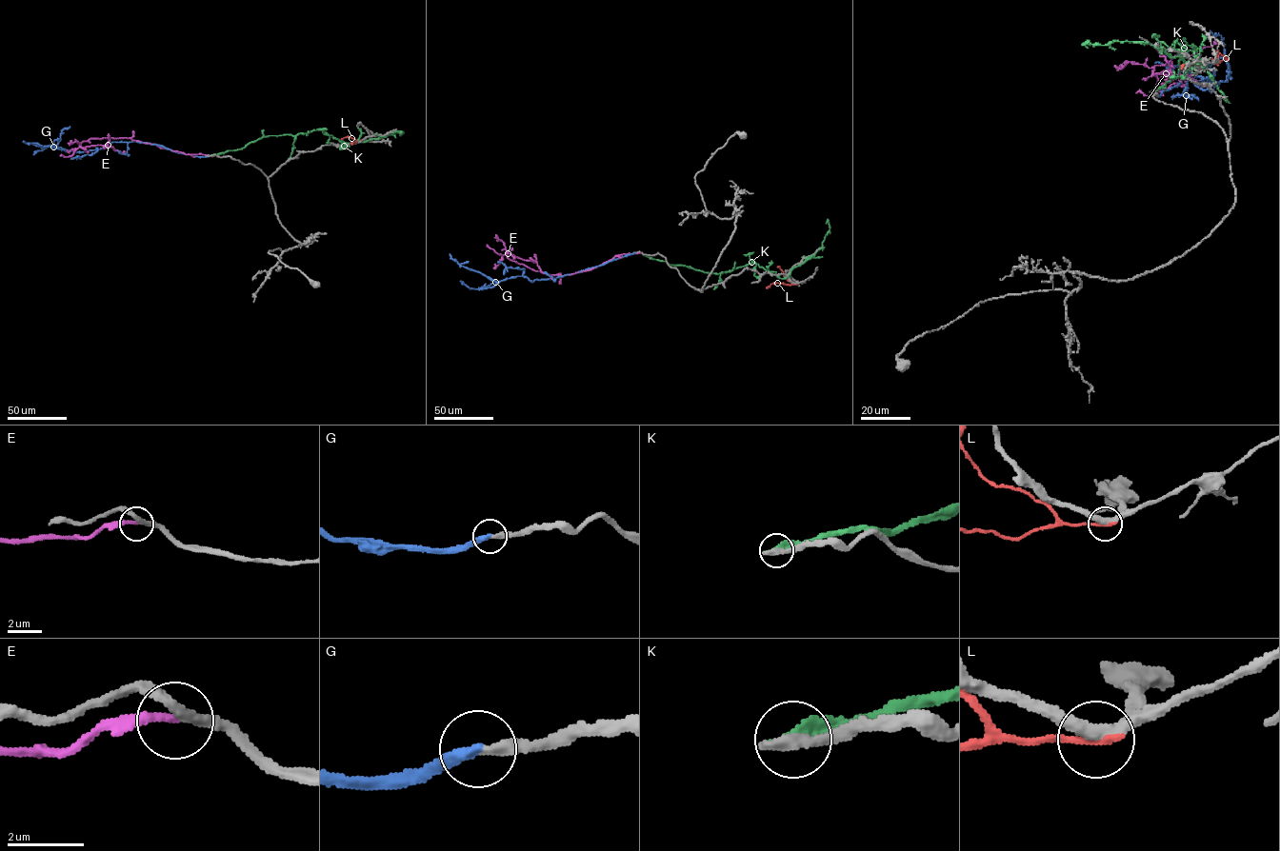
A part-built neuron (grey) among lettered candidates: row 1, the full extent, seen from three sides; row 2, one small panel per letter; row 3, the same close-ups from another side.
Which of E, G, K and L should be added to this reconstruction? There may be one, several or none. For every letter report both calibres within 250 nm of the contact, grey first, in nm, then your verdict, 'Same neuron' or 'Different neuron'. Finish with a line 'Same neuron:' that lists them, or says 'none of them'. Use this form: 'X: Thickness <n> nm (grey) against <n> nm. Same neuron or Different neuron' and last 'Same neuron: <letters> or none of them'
E: Thickness 260 nm (grey) against 220 nm. Different neuron
G: Thickness 320 nm (grey) against 320 nm. Same neuron
K: Thickness 400 nm (grey) against 320 nm. Different neuron
L: Thickness 320 nm (grey) against 200 nm. Different neuron
Same neuron: G

